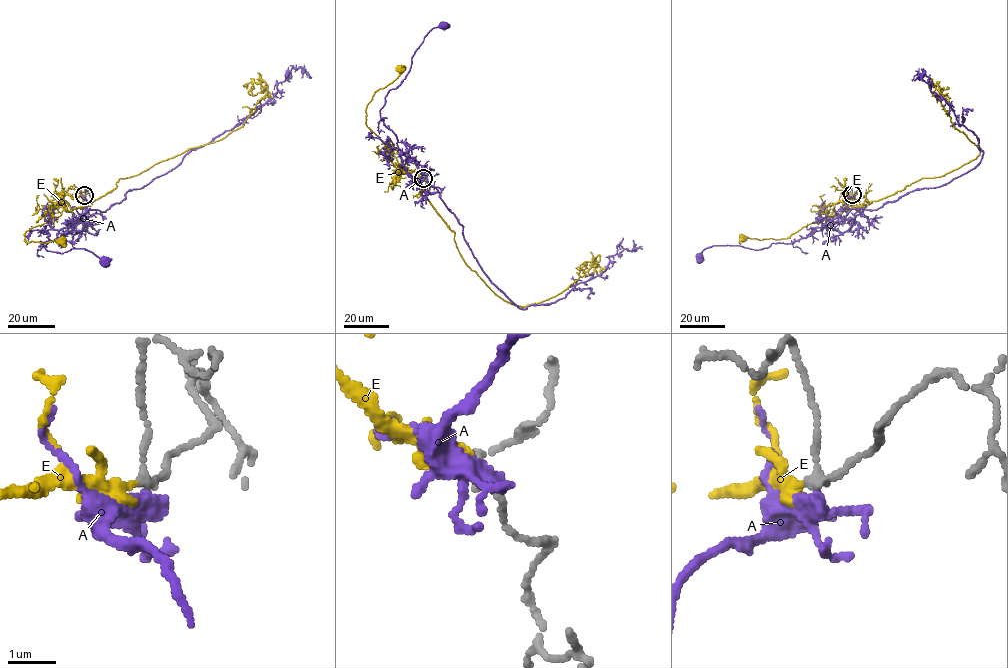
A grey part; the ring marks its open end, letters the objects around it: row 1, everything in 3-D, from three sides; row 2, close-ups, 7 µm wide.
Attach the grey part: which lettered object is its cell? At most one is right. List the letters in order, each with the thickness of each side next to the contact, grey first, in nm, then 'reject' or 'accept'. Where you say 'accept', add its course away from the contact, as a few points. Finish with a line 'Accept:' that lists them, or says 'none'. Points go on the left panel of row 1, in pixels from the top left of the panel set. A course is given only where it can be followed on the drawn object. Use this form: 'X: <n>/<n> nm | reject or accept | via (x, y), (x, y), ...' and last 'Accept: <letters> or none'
A: 140/300 nm | reject
E: 130/180 nm | accept | via (84, 195), (66, 194), (63, 208), (83, 208), (120, 179), (225, 137), (244, 124), (266, 83), (252, 95)
Accept: E

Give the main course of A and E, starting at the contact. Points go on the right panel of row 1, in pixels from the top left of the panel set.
A: (852, 194), (845, 200), (844, 216), (836, 216), (805, 238), (753, 250), (712, 246), (699, 258)
E: (851, 194), (845, 196), (848, 209), (974, 159), (980, 149), (953, 126), (929, 86), (951, 97)

